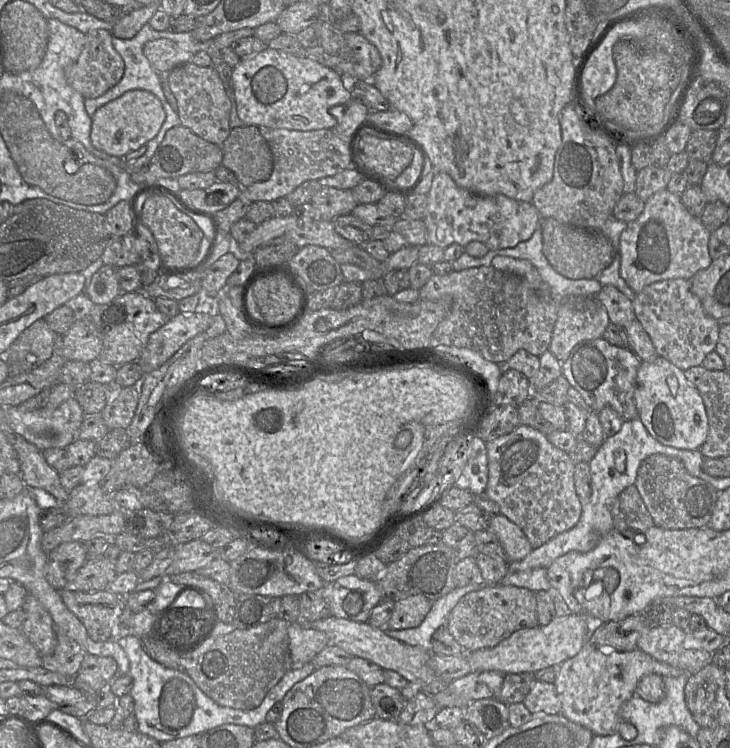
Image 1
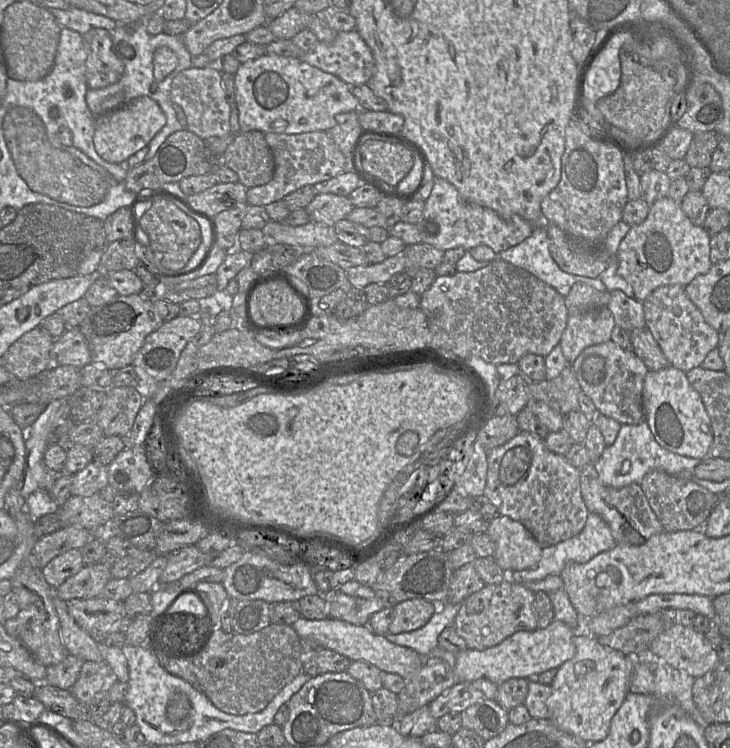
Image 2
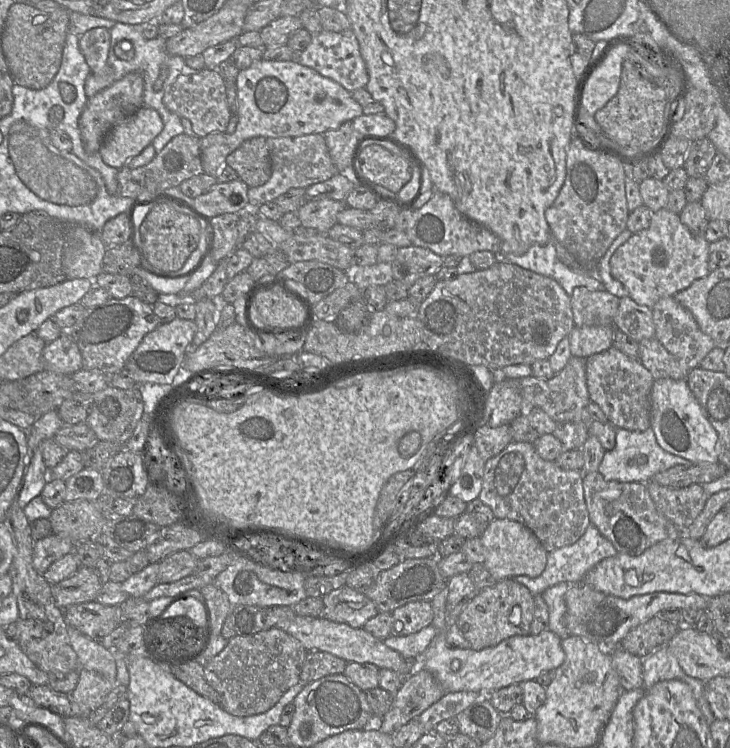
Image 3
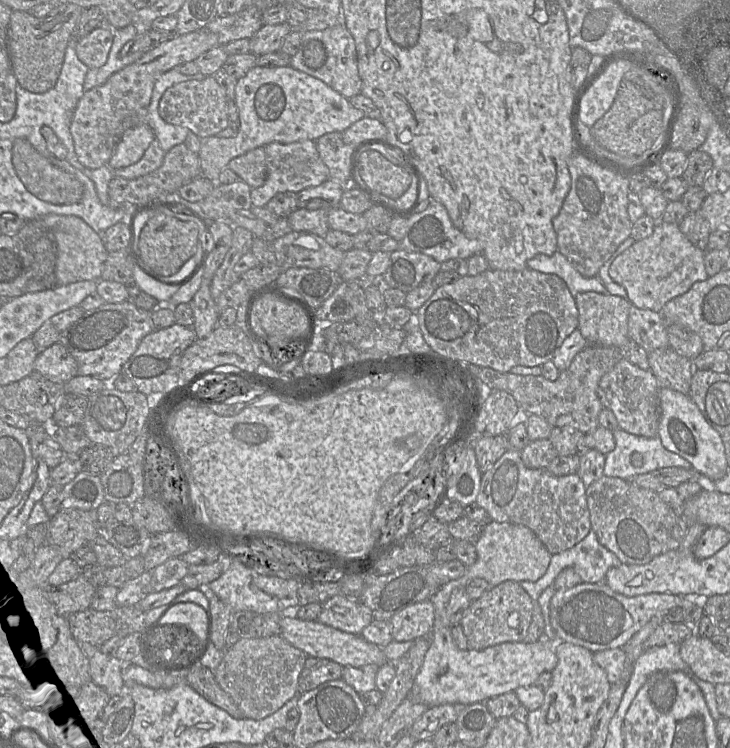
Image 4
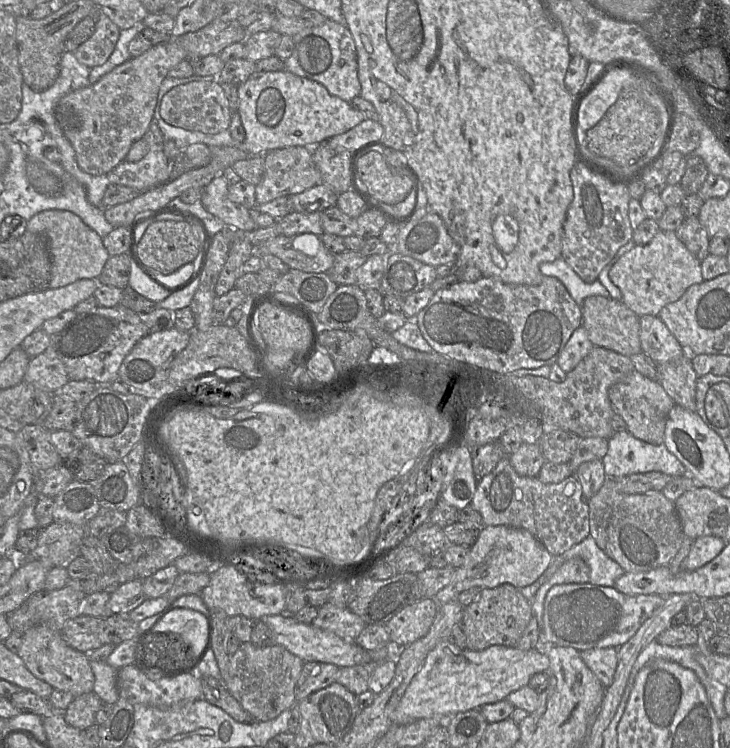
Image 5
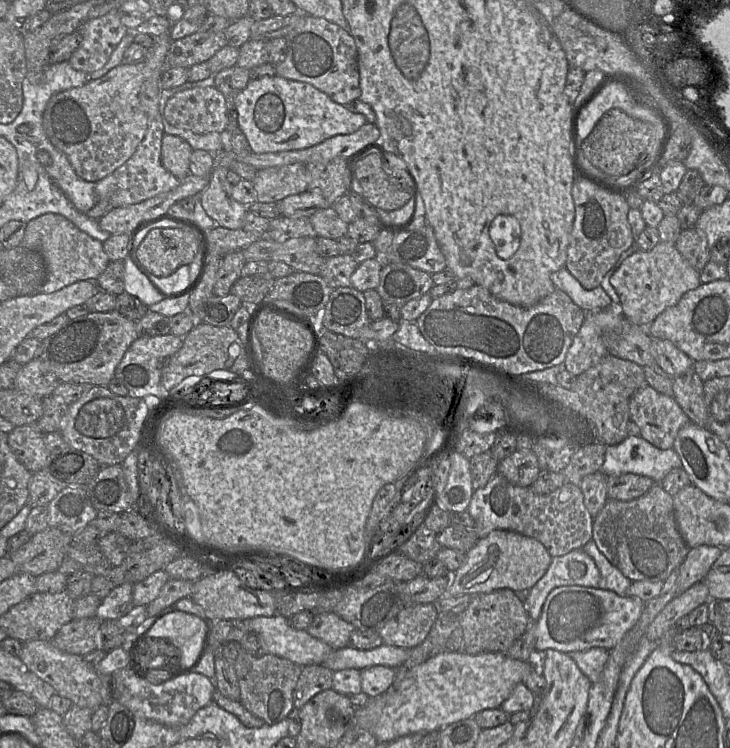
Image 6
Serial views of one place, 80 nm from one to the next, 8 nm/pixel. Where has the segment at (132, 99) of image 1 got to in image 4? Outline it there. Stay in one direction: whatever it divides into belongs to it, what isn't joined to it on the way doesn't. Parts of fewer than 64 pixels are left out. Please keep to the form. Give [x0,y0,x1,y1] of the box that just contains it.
[107,123,154,170]

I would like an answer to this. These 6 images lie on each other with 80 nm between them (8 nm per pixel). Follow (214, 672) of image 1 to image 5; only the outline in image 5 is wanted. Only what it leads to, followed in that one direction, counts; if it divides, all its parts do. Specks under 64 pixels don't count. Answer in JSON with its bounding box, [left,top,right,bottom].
[224,641,303,721]

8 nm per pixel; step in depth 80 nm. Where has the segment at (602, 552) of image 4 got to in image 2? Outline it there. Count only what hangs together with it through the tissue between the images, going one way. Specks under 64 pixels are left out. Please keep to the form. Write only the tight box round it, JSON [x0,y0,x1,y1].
[508,512,617,583]

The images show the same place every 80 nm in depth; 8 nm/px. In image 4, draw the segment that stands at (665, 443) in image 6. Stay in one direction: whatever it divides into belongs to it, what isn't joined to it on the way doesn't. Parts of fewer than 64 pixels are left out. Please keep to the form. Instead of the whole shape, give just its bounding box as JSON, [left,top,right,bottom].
[597,358,660,438]

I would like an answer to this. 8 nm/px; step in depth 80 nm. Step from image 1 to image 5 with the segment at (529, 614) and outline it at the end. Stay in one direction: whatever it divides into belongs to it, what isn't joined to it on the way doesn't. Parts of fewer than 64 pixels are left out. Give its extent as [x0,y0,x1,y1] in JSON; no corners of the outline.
[461,585,532,651]

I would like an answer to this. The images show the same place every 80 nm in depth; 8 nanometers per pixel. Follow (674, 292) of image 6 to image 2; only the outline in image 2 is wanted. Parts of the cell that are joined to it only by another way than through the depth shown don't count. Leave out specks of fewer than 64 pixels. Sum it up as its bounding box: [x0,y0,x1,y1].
[617,196,711,302]

